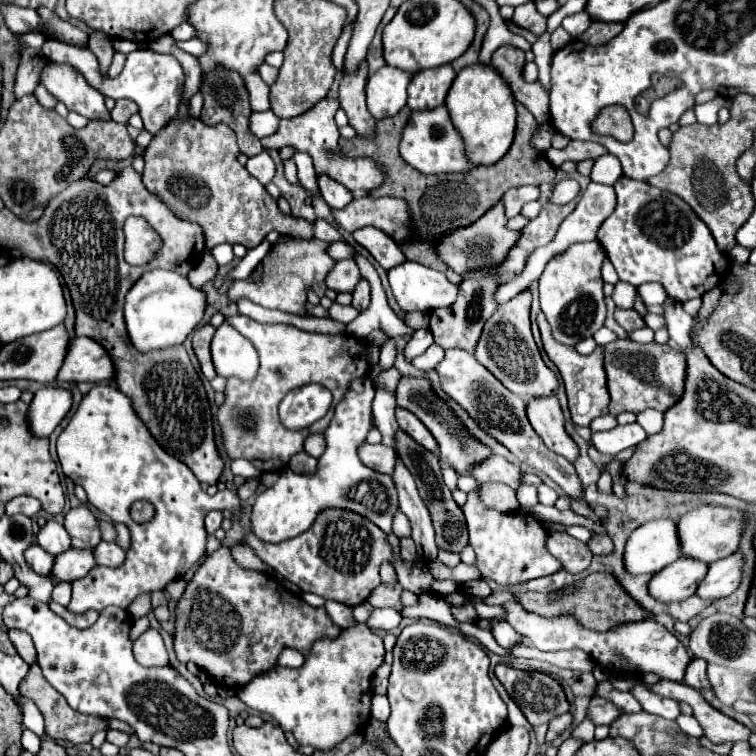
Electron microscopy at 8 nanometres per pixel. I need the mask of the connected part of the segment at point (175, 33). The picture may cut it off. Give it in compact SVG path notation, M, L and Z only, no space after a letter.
M182 22L180 26L176 26L176 28L170 32L170 36L172 36L174 40L188 40L188 38L194 38L194 28L192 28L188 22Z

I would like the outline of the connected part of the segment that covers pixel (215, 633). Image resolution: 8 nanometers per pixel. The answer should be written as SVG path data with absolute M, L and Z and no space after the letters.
M220 546L214 554L210 554L186 584L186 590L176 604L174 624L174 650L178 660L184 664L194 662L212 678L212 682L216 682L216 686L228 690L242 688L254 676L272 670L284 648L294 648L306 656L316 640L338 638L340 634L336 624L328 620L324 608L312 608L300 596L288 592L280 580L266 576L264 572L238 566L226 546Z

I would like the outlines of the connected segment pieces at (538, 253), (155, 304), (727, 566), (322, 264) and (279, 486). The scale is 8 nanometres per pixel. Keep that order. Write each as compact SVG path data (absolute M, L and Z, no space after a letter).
M596 182L588 184L588 188L584 190L584 194L582 194L582 198L580 198L580 202L578 202L578 206L576 206L576 210L560 224L556 236L552 238L552 242L546 244L546 246L542 246L542 248L538 248L538 250L534 250L534 254L528 258L528 264L526 264L524 272L522 272L516 280L512 280L510 284L504 284L504 286L500 286L500 288L496 290L496 294L494 294L496 304L500 306L500 304L508 302L508 300L514 298L516 294L520 294L524 288L528 288L530 282L538 280L540 274L542 274L542 270L544 270L544 266L546 266L546 262L548 262L552 256L564 252L564 248L568 248L570 244L584 242L584 240L596 240L596 232L598 232L600 224L608 218L608 214L612 214L614 206L616 206L616 194L614 194L614 188L612 188L612 186L596 184Z
M148 270L130 288L124 306L124 318L132 344L140 352L148 352L182 344L186 336L200 324L204 310L206 310L206 292L194 288L188 276L170 270Z
M734 552L732 556L712 562L710 570L708 570L706 578L700 582L696 594L702 598L708 598L708 600L718 600L718 598L730 596L742 582L742 566L744 566L742 552Z
M290 240L286 244L274 246L272 252L264 258L264 262L254 268L250 278L232 282L230 300L236 302L238 298L248 298L264 308L308 316L304 288L308 288L308 284L324 282L328 268L332 268L334 264L334 260L326 254L326 248L328 248L328 242L322 242L322 240Z
M370 378L354 380L344 400L336 406L334 418L326 430L328 446L318 460L316 472L294 474L290 468L284 468L279 480L256 498L256 504L252 508L252 532L260 540L282 542L300 536L314 524L316 516L328 508L352 510L374 522L386 534L392 534L392 520L398 510L398 494L392 476L366 468L358 458L358 446L362 440L366 440L366 434L370 430L372 396L374 386Z

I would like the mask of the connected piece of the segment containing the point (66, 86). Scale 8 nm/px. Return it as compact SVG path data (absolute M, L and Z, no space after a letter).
M46 64L40 82L52 92L68 110L74 110L88 120L110 120L110 112L104 106L104 96L90 88L70 64Z

